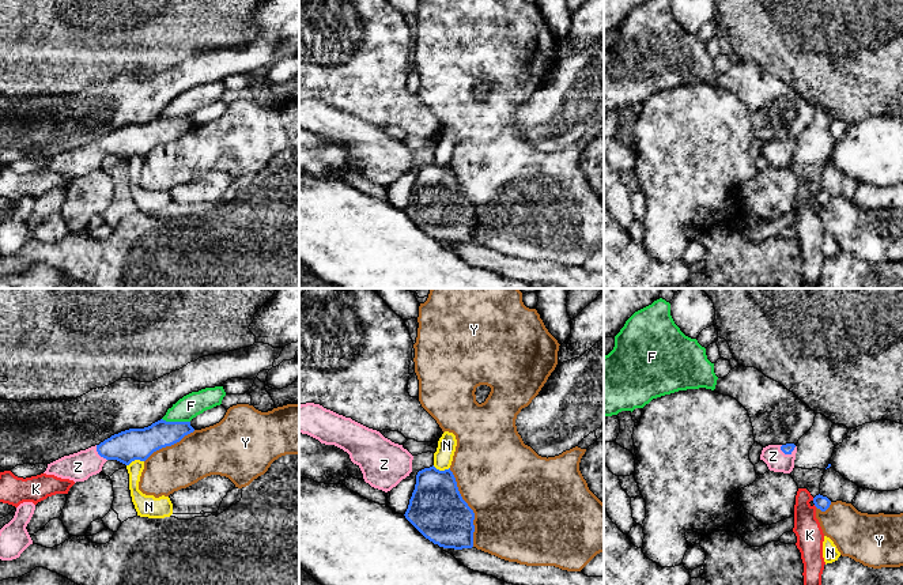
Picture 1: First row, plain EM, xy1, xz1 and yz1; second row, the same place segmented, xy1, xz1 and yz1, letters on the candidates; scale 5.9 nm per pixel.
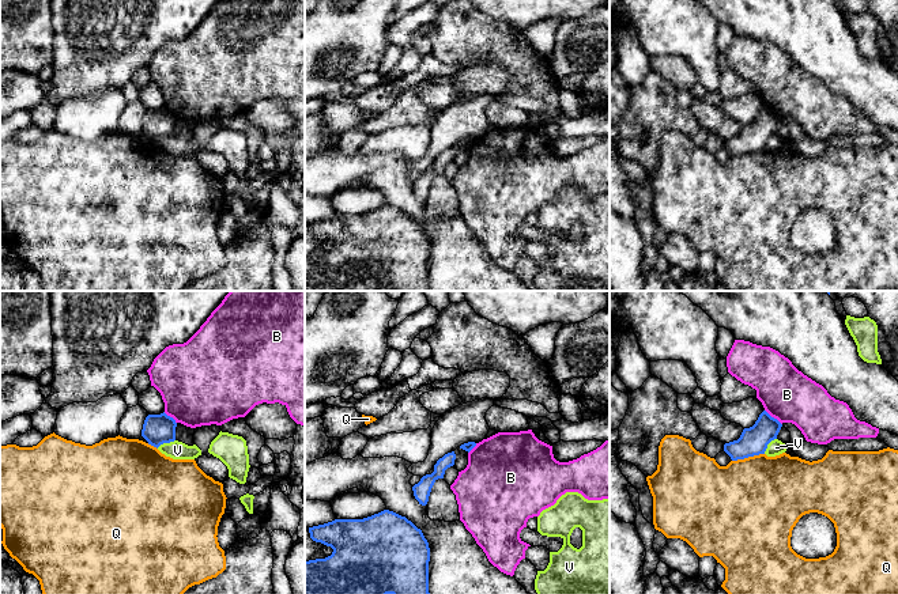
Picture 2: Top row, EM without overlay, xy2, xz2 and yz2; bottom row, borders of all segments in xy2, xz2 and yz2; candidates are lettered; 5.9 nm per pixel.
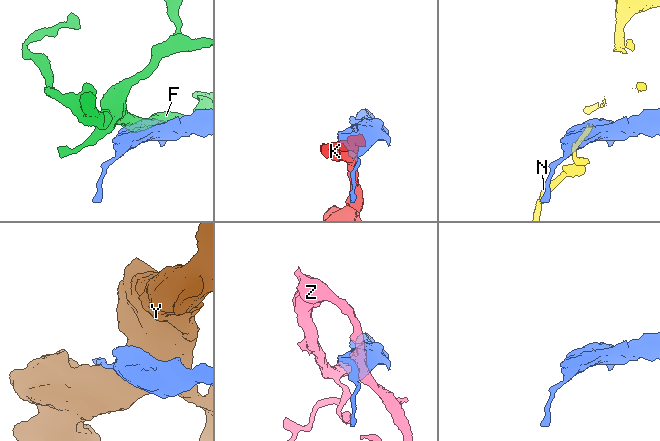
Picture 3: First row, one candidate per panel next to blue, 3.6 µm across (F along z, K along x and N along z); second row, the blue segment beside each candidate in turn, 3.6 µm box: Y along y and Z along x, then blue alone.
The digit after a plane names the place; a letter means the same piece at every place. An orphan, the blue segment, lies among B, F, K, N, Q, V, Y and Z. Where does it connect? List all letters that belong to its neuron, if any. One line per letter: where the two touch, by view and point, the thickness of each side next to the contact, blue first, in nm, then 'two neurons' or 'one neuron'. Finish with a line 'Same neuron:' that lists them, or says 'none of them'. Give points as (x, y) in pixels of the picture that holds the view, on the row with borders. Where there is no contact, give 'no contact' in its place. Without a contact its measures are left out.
B: yz2 (773, 417) | 170/320 nm | two neurons
F: xy1 (176, 422) | 180/140 nm | two neurons
K: no contact | two neurons
N: xy1 (135, 459) | 190/90 nm | two neurons
Q: yz2 (747, 457) | 170/500 nm | two neurons
V: xy2 (165, 442) | 180/110 nm | two neurons
Y: xz1 (469, 508) | 320/500 nm | two neurons
Z: yz1 (788, 453) | 60/120 nm | one neuron
Same neuron: Z

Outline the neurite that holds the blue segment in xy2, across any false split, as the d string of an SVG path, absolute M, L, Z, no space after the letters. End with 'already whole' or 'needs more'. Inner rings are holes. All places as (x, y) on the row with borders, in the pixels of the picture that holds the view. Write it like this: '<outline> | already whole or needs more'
M165 412L161 415L148 415L143 424L142 436L148 444L158 449L163 443L176 440L176 427L176 420Z | already whole

